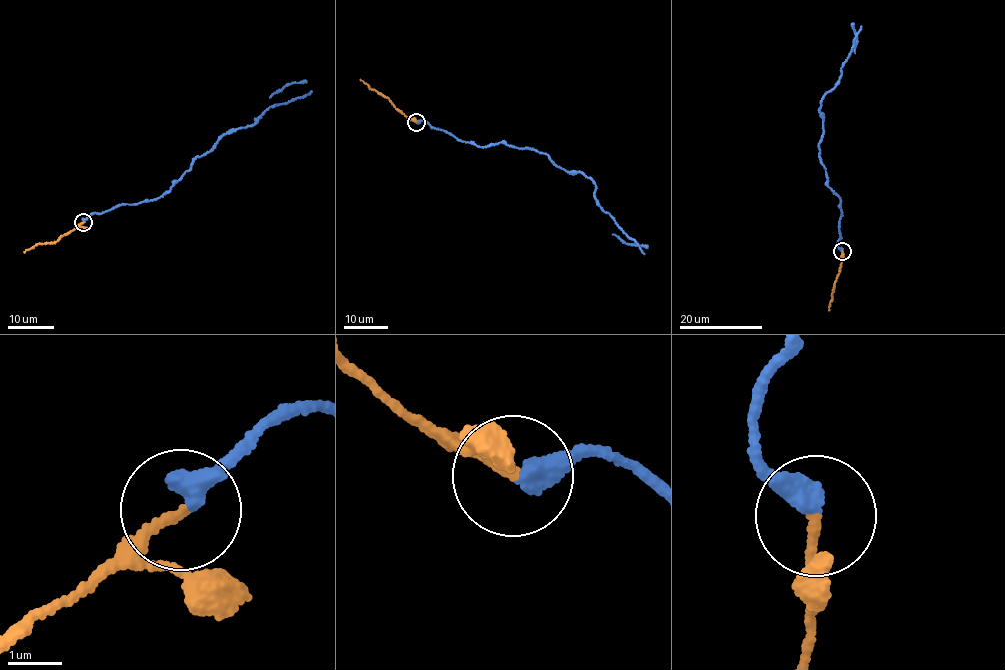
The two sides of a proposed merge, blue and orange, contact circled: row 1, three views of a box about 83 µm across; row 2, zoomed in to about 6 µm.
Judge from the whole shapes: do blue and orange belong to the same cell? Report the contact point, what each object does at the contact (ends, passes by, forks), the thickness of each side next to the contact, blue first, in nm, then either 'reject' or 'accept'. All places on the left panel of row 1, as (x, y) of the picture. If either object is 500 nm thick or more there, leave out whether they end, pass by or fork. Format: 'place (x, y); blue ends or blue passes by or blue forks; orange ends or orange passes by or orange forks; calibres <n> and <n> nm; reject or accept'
place (83, 222); blue ends; orange ends; calibres 440 and 170 nm; accept

